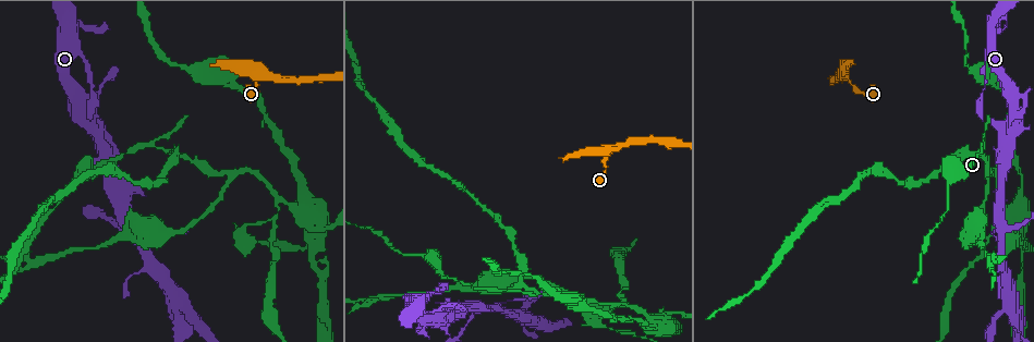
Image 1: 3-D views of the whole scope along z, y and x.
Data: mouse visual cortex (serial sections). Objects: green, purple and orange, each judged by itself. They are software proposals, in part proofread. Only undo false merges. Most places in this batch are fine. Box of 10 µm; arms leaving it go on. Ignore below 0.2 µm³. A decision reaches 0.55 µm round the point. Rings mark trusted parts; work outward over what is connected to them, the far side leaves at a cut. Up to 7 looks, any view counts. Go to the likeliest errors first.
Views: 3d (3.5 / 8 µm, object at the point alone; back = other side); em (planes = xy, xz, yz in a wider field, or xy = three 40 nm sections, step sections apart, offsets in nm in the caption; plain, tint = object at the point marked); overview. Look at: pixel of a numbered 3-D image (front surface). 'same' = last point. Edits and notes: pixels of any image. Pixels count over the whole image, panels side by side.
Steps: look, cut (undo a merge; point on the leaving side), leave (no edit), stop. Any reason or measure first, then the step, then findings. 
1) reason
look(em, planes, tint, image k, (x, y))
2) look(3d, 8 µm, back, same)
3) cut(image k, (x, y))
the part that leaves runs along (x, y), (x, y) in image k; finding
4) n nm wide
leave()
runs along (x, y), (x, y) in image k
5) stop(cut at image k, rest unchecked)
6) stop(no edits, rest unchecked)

side arm on a straight run
look(3d, 3.5 µm, image 1, (519, 283))

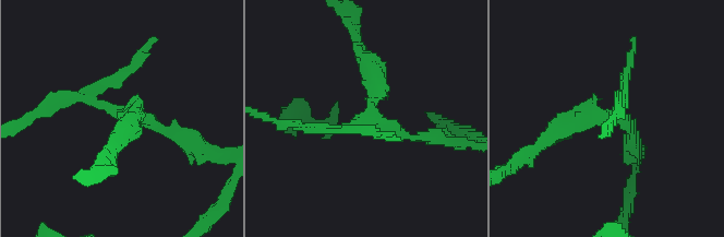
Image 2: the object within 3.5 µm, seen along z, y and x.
3 arms; arms of 150, 150, 300 nm
look(em, xy, step 3, tint, image 2, (365, 117))

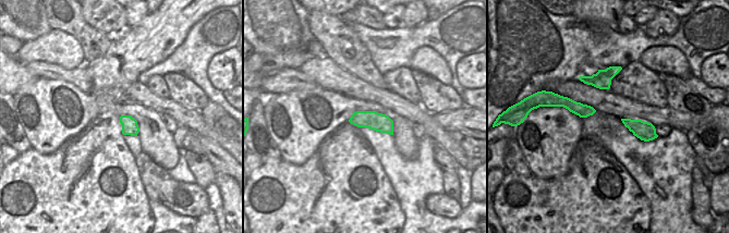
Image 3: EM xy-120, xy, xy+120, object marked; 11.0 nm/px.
cut(image 2, (599, 111))
the part that leaves runs along (98, 99), (189, 143) in image 2; two cells meet here

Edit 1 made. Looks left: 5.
look(overview)

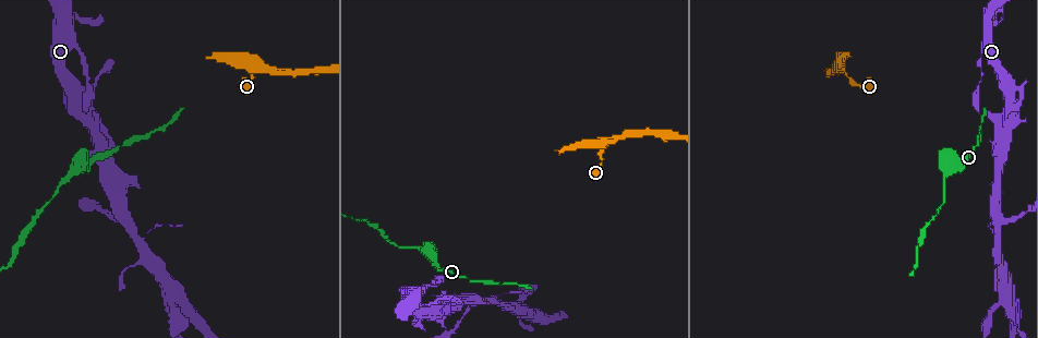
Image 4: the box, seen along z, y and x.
sudden change in width
look(3d, 8 µm, image 4, (943, 187))

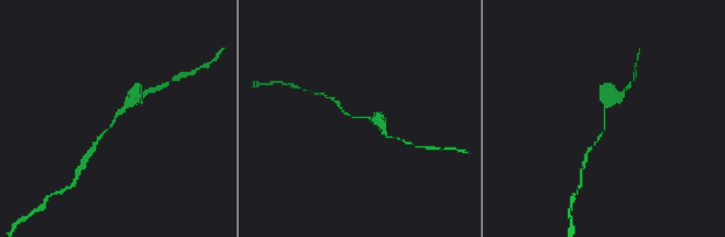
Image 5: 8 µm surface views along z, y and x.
closer look
look(3d, 3.5 µm, same)

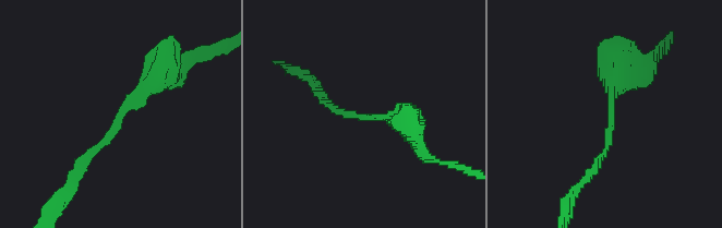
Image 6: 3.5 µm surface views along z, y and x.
arms of 100, 350 nm
look(em, xy, step 2, tint, image 6, (123, 116))

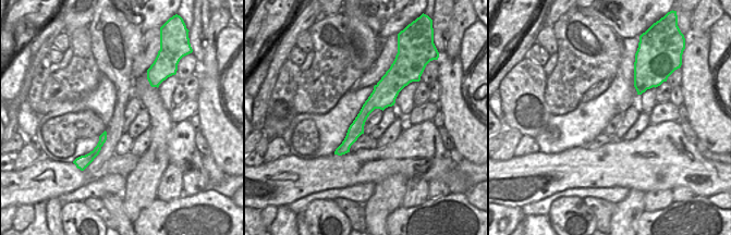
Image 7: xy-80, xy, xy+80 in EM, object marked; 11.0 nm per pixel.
leave()
runs along (390, 76), (388, 88), (338, 151) in image 7; continuous, no second cell

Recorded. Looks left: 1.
stop(cut at image 2, rest unchecked)

